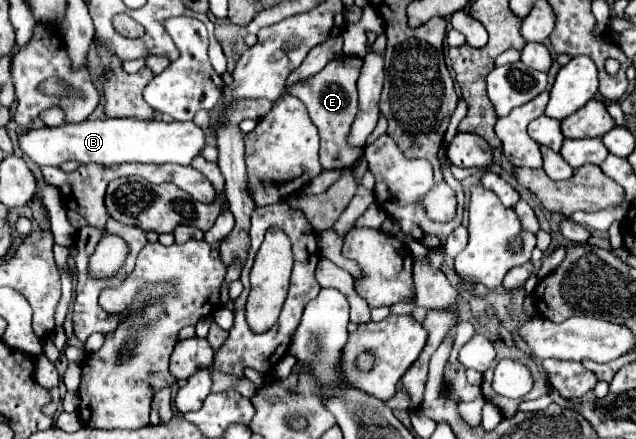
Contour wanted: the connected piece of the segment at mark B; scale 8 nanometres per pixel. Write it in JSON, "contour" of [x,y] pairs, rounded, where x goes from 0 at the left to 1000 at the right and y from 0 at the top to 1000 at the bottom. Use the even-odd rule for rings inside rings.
{"contour":[[[164,267],[164,271],[138,271],[129,280],[113,280],[113,285],[97,285],[97,289],[69,289],[69,294],[50,294],[41,298],[31,312],[31,339],[63,380],[82,376],[82,380],[94,380],[104,367],[119,367],[129,376],[138,371],[151,371],[151,376],[182,376],[182,371],[283,371],[283,376],[299,376],[299,367],[314,349],[314,339],[321,335],[324,317],[314,289],[308,289],[302,276],[283,280],[283,276],[220,276],[220,271],[176,271],[176,267]]]}

